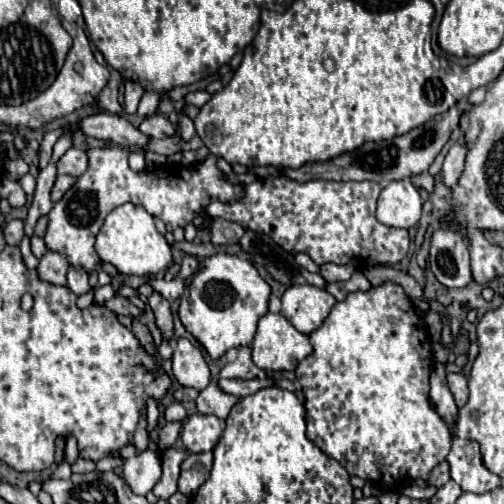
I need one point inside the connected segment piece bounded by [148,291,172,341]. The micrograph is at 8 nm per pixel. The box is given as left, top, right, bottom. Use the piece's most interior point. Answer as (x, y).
(159, 305)

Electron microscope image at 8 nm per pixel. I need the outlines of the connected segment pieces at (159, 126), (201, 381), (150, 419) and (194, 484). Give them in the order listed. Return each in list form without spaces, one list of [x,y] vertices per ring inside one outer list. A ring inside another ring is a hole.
[[[152,115],[152,117],[146,117],[140,125],[140,131],[148,137],[156,137],[156,139],[164,139],[164,137],[174,137],[178,135],[176,133],[176,127],[164,117],[164,115]]]
[[[178,339],[172,355],[172,373],[184,387],[204,389],[210,381],[210,369],[200,353],[188,339]]]
[[[149,398],[146,402],[147,406],[147,432],[150,433],[158,424],[159,410],[154,399]]]
[[[192,453],[182,463],[182,473],[178,481],[178,491],[186,497],[192,497],[196,489],[208,479],[212,469],[212,453]]]

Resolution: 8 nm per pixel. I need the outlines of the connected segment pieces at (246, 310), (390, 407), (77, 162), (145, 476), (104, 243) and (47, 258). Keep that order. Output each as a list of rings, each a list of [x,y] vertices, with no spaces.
[[[214,253],[202,261],[200,271],[192,277],[190,287],[180,299],[178,315],[186,331],[202,343],[212,359],[218,359],[230,347],[252,343],[256,323],[268,311],[268,297],[270,287],[250,261],[228,253]]]
[[[386,281],[384,285],[380,287],[370,287],[368,291],[356,291],[356,293],[350,293],[344,303],[336,303],[330,311],[330,315],[326,317],[324,325],[320,329],[316,329],[314,333],[310,333],[310,343],[314,347],[312,355],[306,357],[304,361],[298,363],[296,367],[296,377],[302,385],[302,393],[304,393],[304,407],[306,407],[306,435],[308,439],[312,439],[328,457],[334,457],[350,475],[356,475],[356,477],[362,477],[362,479],[370,479],[382,487],[388,487],[388,489],[396,489],[400,491],[406,483],[422,477],[426,479],[428,473],[446,459],[446,455],[450,453],[450,443],[452,443],[452,435],[448,433],[448,427],[446,423],[442,421],[442,417],[432,409],[430,405],[430,397],[428,397],[428,377],[430,377],[430,371],[432,371],[432,365],[434,365],[434,359],[432,359],[432,343],[428,341],[428,333],[426,333],[426,327],[424,327],[424,319],[418,315],[414,303],[410,301],[410,297],[404,293],[404,289],[398,285],[398,283],[392,283],[392,281]]]
[[[68,149],[66,155],[58,161],[58,173],[80,177],[88,169],[88,155],[80,149]]]
[[[150,439],[144,451],[138,451],[134,443],[128,443],[120,449],[120,457],[124,459],[122,477],[128,481],[130,489],[136,495],[150,493],[162,477],[162,461],[160,461],[156,441]]]
[[[124,203],[116,207],[96,235],[96,253],[104,263],[112,263],[122,275],[158,275],[172,263],[172,251],[162,233],[154,225],[154,217],[140,205]]]
[[[48,251],[48,253],[40,259],[36,271],[38,271],[40,281],[52,283],[52,285],[60,285],[60,287],[66,287],[66,285],[68,285],[68,281],[66,281],[68,261],[66,261],[66,257],[60,255],[60,253]]]

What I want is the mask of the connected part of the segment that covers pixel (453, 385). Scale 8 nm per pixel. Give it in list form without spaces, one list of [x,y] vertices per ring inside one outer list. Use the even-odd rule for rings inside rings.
[[[448,373],[448,387],[454,395],[454,401],[456,401],[456,407],[464,407],[466,401],[468,401],[468,381],[464,375],[458,375],[458,373]]]

